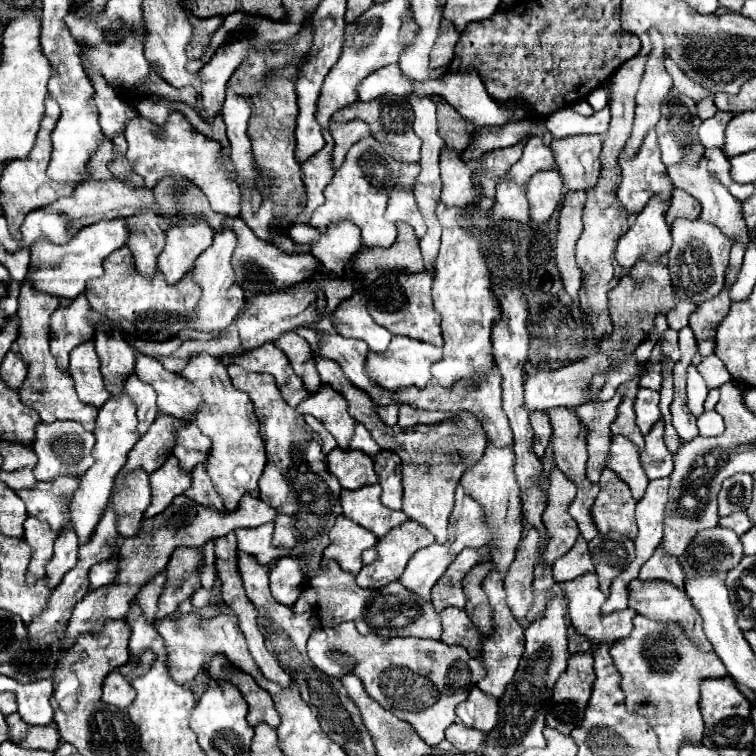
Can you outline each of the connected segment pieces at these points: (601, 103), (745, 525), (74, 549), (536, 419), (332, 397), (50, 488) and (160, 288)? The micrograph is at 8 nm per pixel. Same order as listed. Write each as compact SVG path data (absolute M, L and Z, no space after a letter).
M598 88L596 92L590 92L590 96L586 100L594 110L602 110L608 104L608 92L604 88Z
M734 512L734 514L730 514L730 516L720 518L720 520L718 520L718 526L720 526L720 528L730 528L730 530L734 530L738 536L742 536L744 532L748 532L748 530L752 528L752 522L748 520L746 512Z
M66 526L64 530L58 532L56 544L54 544L54 556L46 568L46 576L52 588L60 584L64 574L72 570L76 562L78 562L78 536L72 530L72 526Z
M534 410L530 412L530 424L534 428L534 452L538 458L544 456L544 450L550 442L550 436L552 436L552 424L550 424L550 418L546 412L540 412L540 410Z
M324 384L320 392L310 394L304 402L300 402L296 410L318 418L324 428L336 438L338 448L348 448L354 436L356 420L348 414L348 402L344 400L344 396L334 392L328 384Z
M58 476L52 482L38 482L36 488L28 492L20 492L18 496L24 500L28 514L38 520L46 520L54 532L60 530L68 522L66 514L60 512L62 500L74 496L80 484L80 476Z
M128 246L112 252L104 260L104 276L88 282L88 300L92 300L92 308L102 316L118 322L126 332L146 338L146 340L168 340L182 330L182 320L196 320L196 306L200 302L202 290L194 282L192 272L184 274L176 284L168 284L162 272L154 276L144 276L136 270L132 252Z

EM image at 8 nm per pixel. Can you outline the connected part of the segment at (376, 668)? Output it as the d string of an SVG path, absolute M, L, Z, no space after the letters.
M342 622L336 628L316 628L308 638L308 656L326 676L356 674L382 708L412 724L430 746L444 740L446 728L456 722L456 706L486 676L482 656L470 656L464 646L446 646L422 638L362 636L352 622Z

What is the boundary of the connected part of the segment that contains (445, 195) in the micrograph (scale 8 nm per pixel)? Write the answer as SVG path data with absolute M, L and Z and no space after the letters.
M450 148L440 152L440 172L442 172L442 202L448 206L474 206L476 204L476 186L472 184L470 166Z

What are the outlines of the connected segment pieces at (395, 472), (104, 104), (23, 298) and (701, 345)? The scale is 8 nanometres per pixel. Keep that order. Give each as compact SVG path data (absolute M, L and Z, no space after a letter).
M380 450L374 458L374 468L382 486L382 504L400 510L402 508L402 474L400 474L400 458L390 450Z
M94 76L92 84L94 84L94 100L98 106L98 114L100 114L98 116L100 128L106 138L114 140L118 134L124 132L126 124L132 118L136 118L136 110L124 100L120 100L118 92L108 88L108 84L100 80L100 76Z
M26 278L22 282L22 290L20 290L18 302L20 302L20 306L18 306L18 318L20 318L18 346L20 346L20 356L24 356L24 360L28 360L26 380L20 386L20 390L18 390L22 402L28 408L36 410L40 414L42 422L74 420L74 422L82 424L88 432L94 432L94 422L96 422L96 416L98 416L98 408L94 408L94 406L84 404L82 400L78 400L72 376L68 372L60 370L56 358L52 356L52 352L48 348L50 338L52 338L50 316L60 306L60 298L56 298L52 294L38 294L34 290L32 282Z
M720 292L712 296L710 300L704 300L698 304L696 312L690 316L690 328L696 336L698 344L698 354L703 357L714 352L714 336L716 336L716 324L724 318L724 312L728 312L728 292Z

